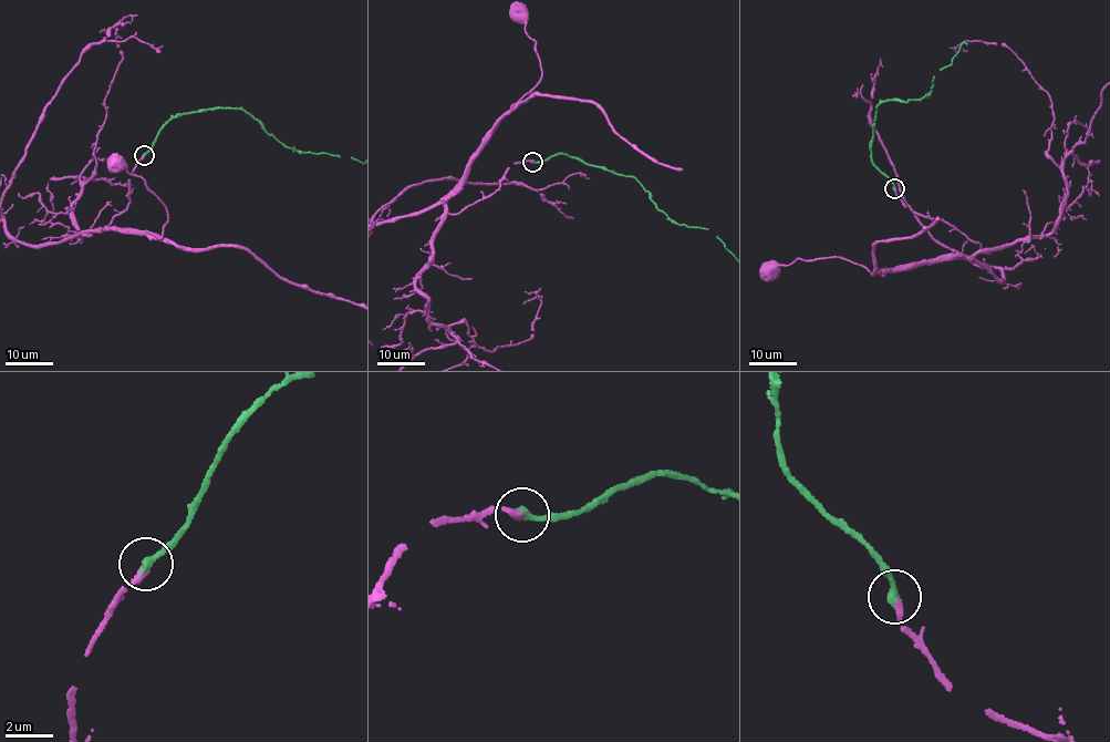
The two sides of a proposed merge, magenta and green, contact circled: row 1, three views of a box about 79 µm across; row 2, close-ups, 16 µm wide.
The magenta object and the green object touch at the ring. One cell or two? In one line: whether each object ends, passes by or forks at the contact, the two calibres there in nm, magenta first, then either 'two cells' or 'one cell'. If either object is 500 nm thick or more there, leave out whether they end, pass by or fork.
magenta ends; green ends; calibres 80 and 320 nm; one cell

